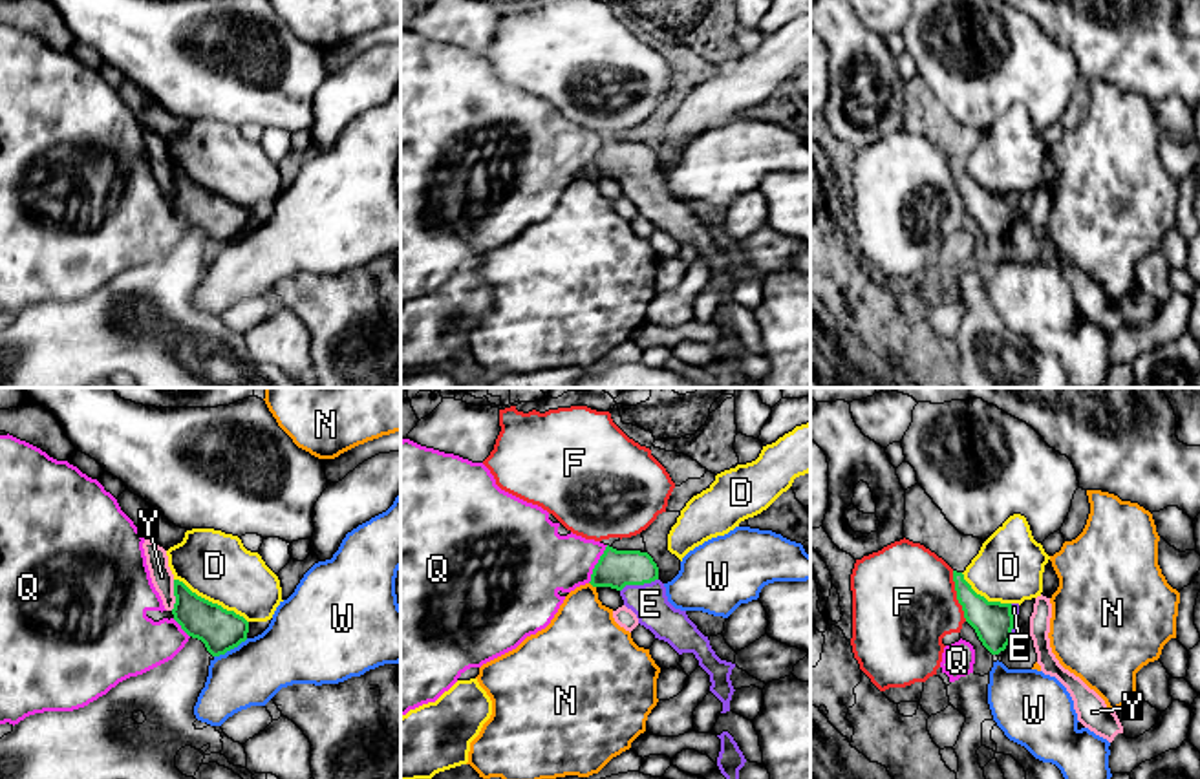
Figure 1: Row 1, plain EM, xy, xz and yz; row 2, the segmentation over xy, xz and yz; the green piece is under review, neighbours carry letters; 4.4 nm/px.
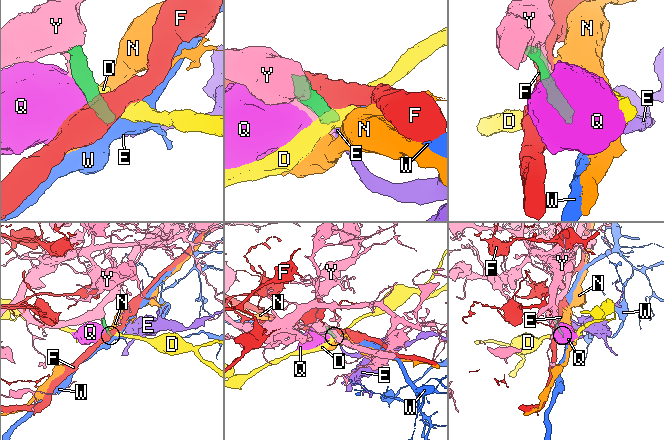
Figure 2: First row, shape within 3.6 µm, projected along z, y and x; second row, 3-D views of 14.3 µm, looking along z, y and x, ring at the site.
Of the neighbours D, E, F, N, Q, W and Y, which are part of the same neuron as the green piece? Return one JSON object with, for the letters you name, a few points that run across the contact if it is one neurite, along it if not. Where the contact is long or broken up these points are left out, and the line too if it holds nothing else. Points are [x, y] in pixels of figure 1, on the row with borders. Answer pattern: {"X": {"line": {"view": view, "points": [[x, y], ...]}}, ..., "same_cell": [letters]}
{"E": {"line": {"view": "xz", "points": [[615, 569], [624, 569], [639, 584], [650, 604]]}}, "same_cell": ["E"]}

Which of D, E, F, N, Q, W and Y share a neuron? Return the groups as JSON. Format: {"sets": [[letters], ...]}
{"sets": [["D"], ["E"], ["F"], ["N"], ["Q"], ["W"], ["Y"]]}

